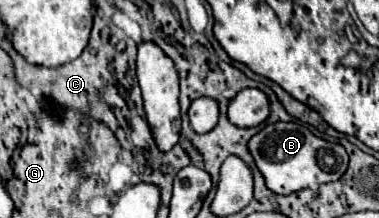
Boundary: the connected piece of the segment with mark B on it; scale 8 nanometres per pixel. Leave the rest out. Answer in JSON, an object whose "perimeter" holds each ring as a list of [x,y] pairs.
{"perimeter":[[[298,122],[266,124],[248,142],[248,146],[256,160],[256,166],[264,174],[266,186],[276,194],[292,194],[316,184],[340,180],[348,168],[348,154],[342,144],[318,138]]]}

